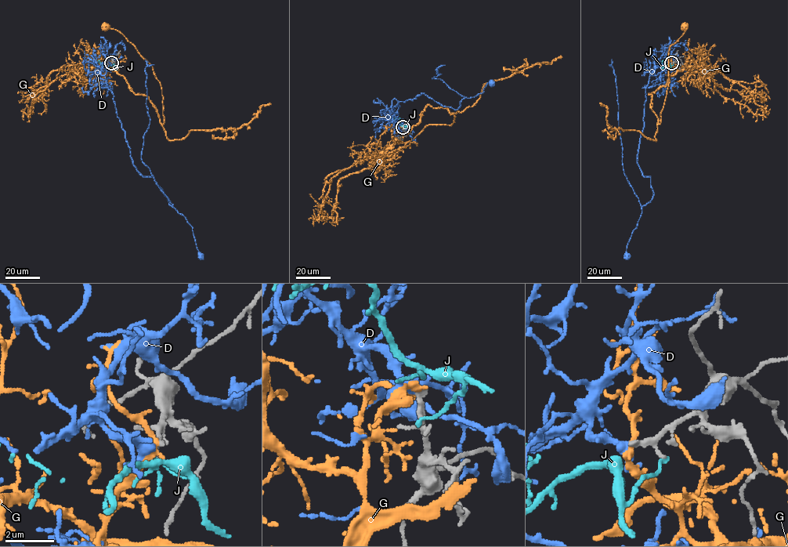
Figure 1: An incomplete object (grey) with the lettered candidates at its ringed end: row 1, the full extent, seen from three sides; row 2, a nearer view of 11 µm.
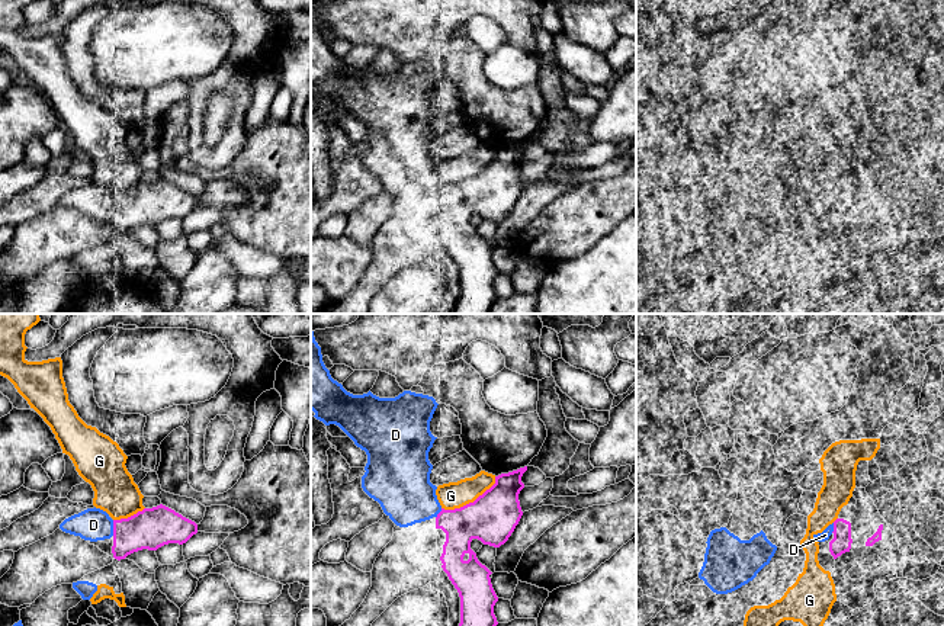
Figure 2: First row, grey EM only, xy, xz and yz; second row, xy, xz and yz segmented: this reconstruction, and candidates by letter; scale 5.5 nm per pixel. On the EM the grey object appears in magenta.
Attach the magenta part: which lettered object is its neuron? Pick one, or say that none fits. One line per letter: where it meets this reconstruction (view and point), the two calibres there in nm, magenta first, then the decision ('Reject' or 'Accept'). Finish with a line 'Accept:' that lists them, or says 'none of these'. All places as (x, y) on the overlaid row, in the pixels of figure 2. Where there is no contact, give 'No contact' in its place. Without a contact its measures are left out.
D: Touches magenta at xy (114, 527). Thickness 220 nm (magenta) against 180 nm. Accept
G: Touches magenta at xz (471, 503). Thickness 280 nm (magenta) against 150 nm. Reject
J: No contact. Reject
Accept: D

